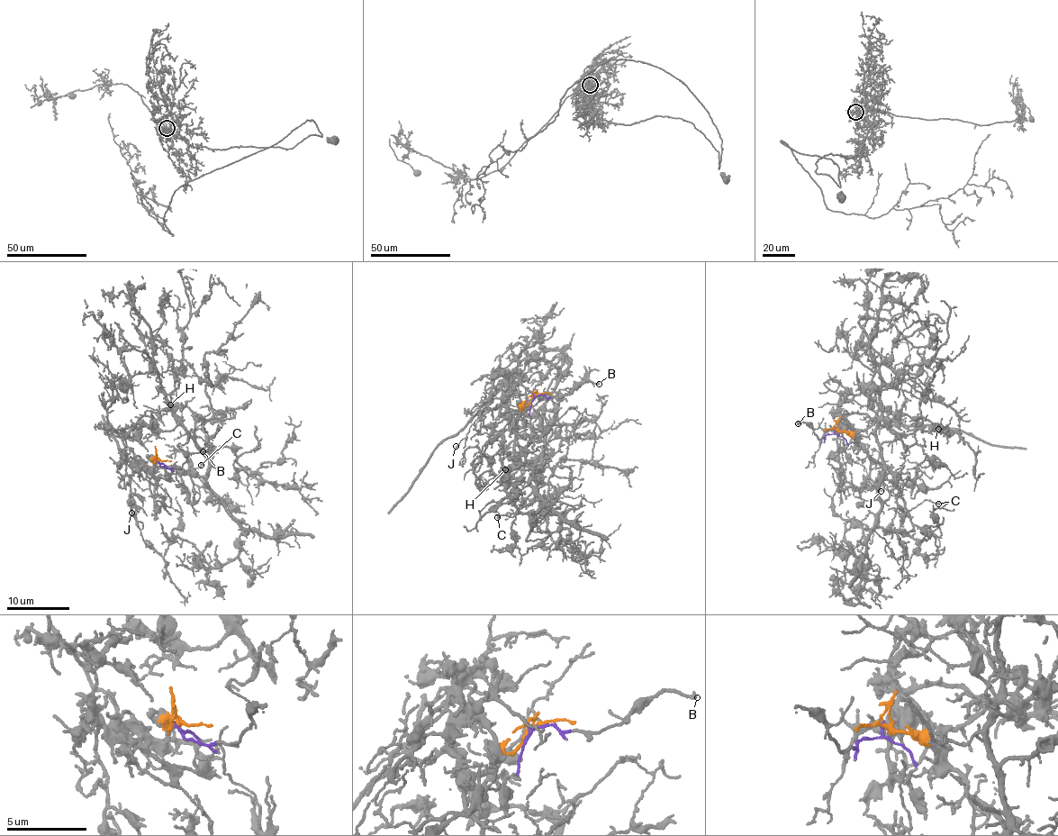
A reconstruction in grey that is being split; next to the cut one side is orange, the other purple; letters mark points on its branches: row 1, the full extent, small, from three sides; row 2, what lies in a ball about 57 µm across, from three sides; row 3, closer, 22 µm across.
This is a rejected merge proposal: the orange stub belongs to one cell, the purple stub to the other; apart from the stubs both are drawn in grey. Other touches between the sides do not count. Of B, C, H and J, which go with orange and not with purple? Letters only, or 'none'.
C, H, J

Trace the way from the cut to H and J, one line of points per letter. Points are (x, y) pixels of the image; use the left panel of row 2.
H: (157, 461), (151, 467), (170, 465), (205, 474), (207, 468), (208, 457), (199, 447), (189, 409), (170, 404)
J: (157, 461), (152, 466), (127, 464), (129, 501), (134, 503), (132, 495), (131, 512)

